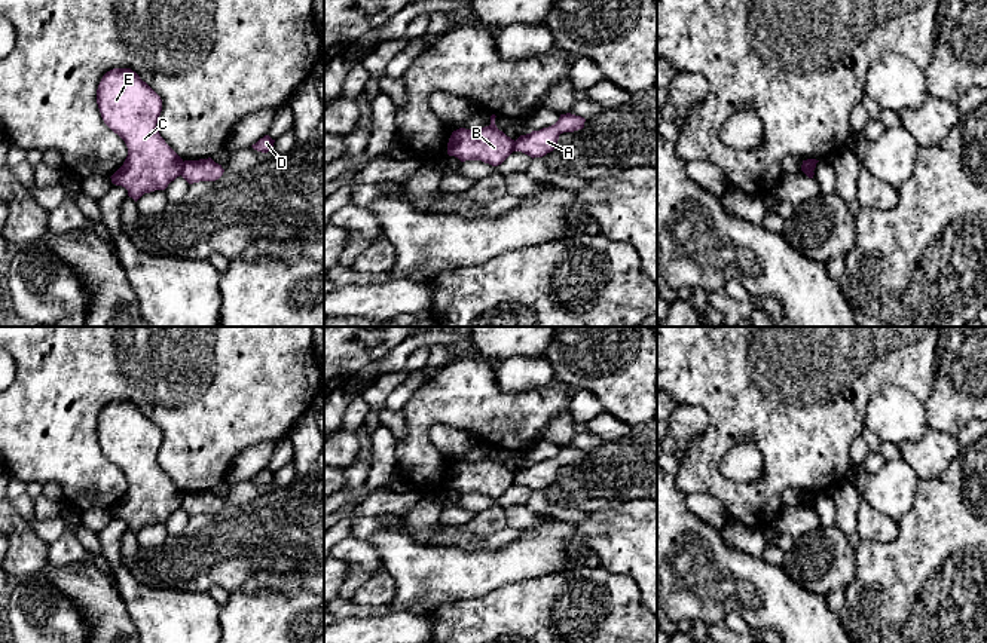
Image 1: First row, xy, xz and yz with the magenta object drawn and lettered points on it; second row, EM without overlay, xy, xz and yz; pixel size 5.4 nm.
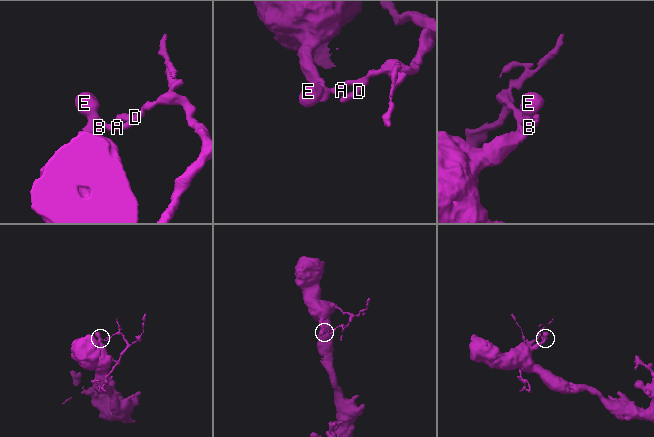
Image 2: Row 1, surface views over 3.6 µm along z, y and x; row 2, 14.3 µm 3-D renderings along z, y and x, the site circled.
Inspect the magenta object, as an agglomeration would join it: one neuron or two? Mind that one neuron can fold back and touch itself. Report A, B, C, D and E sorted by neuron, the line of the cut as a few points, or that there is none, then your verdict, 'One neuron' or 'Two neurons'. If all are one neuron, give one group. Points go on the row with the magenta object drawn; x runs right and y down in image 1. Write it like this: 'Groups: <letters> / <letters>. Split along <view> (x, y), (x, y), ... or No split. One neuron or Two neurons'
Groups: A D / B C E. Split along xy (183, 162), (180, 174). Two neurons

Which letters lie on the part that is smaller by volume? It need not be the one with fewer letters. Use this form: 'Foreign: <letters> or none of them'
Foreign: A, D

